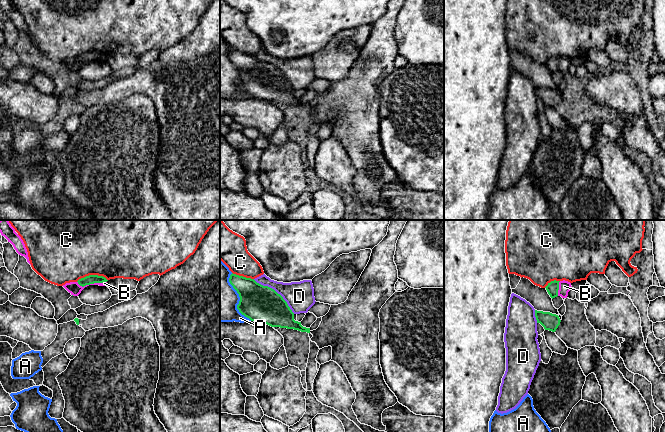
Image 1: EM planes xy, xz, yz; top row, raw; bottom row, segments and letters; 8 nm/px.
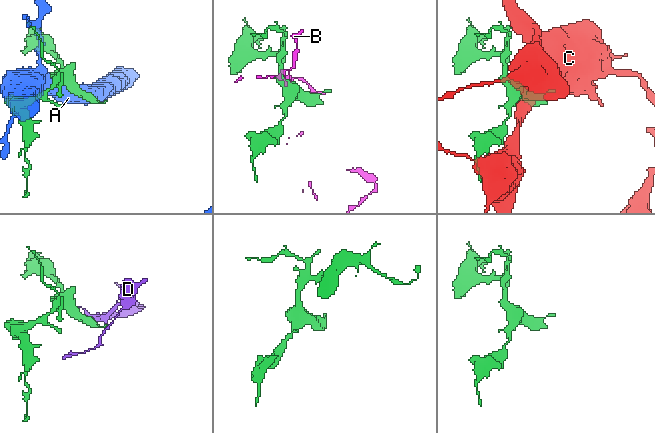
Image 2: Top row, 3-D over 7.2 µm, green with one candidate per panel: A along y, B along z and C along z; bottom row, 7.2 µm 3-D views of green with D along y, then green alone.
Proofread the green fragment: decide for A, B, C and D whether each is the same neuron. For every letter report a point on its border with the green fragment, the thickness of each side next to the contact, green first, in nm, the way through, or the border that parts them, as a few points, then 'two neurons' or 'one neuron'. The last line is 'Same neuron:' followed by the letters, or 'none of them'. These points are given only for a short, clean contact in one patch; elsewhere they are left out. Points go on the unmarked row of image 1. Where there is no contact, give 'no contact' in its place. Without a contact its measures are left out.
A: contact xz (240, 74); calibres 300 and 280 nm; two neurons
B: contact yz (558, 64); calibres 100 and 100 nm; two neurons
C: contact xy (91, 51); calibres 80 and 460 nm; two neurons
D: contact xz (275, 67); calibres 300 and 220 nm; two neurons
Same neuron: none of them

